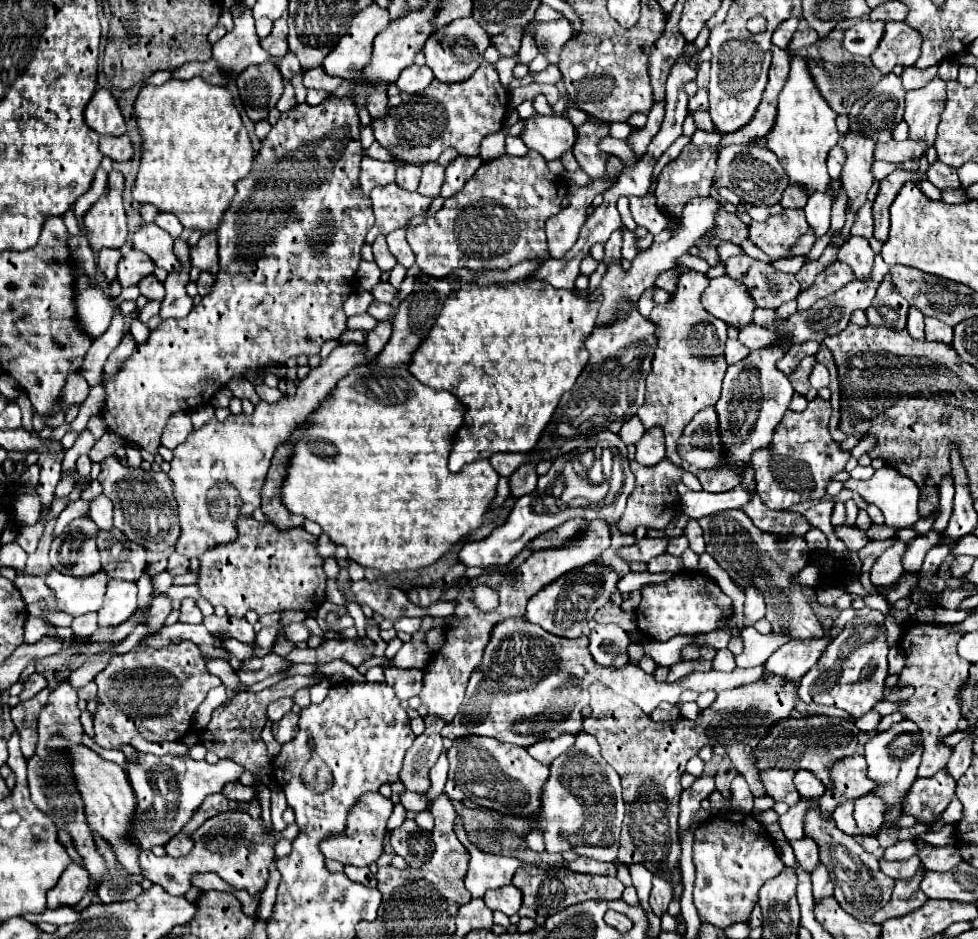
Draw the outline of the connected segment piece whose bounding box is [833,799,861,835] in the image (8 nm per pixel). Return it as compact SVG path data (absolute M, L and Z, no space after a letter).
M847 799L841 805L837 805L833 811L833 819L835 819L837 827L843 829L845 833L861 835L861 831L855 827L855 821L853 821L853 799Z

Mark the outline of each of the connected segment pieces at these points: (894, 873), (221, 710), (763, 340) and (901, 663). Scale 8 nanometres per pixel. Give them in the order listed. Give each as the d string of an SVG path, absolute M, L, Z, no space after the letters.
M909 857L905 861L893 861L893 863L887 863L883 859L879 859L881 863L881 871L889 877L893 877L895 881L901 881L901 879L913 879L913 875L917 873L917 867L921 867L921 861L919 857Z
M313 675L287 677L287 679L279 681L277 685L263 689L261 693L245 693L245 691L237 693L235 699L231 701L231 705L217 707L213 711L213 717L211 717L209 725L203 729L199 743L205 745L209 751L213 751L219 759L231 759L231 761L239 763L243 769L257 773L259 769L263 769L271 763L271 759L267 757L267 747L261 739L261 731L267 725L267 721L261 721L261 719L265 719L267 705L279 697L293 697L295 691L305 689L305 687L313 687Z
M751 323L751 325L747 325L747 327L743 327L743 329L739 331L739 341L741 341L743 345L747 345L751 351L753 351L753 349L767 347L767 345L771 345L775 339L777 339L777 337L775 337L773 331L763 329L763 327L755 325L755 323Z
M891 647L888 653L888 676L898 674L905 666L905 652L901 647Z

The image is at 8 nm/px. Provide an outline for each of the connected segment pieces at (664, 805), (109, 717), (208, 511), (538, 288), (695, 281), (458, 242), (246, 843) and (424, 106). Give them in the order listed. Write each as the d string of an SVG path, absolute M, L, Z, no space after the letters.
M765 675L761 683L745 685L733 691L723 691L717 695L711 707L699 713L695 721L679 719L679 723L653 723L629 699L613 695L609 687L591 687L591 717L583 721L583 729L597 737L605 761L621 775L623 799L625 799L625 823L621 831L619 861L639 861L653 875L661 875L675 883L675 897L681 897L683 885L679 877L679 855L681 845L677 837L677 815L679 815L679 795L683 791L679 777L685 773L687 761L697 755L705 745L721 743L727 757L733 761L735 769L743 773L753 795L765 795L761 787L759 771L753 763L751 749L757 745L757 737L765 735L767 729L793 713L793 689L787 693L777 691L777 685L785 681L775 675Z
M173 643L161 649L153 647L135 647L127 655L113 657L111 663L95 675L95 683L99 687L97 699L99 707L95 713L95 737L93 741L105 749L121 749L131 743L133 737L143 737L147 741L179 741L193 729L193 713L205 699L211 687L221 685L219 677L211 675L205 669L205 657L201 655L195 643Z
M365 343L335 347L329 357L321 361L317 369L311 369L299 383L295 397L283 397L279 403L272 404L261 401L251 417L241 413L229 415L223 423L213 419L201 429L191 431L187 441L175 447L169 479L173 481L181 521L181 535L175 543L177 553L193 559L203 555L209 547L237 537L235 519L239 515L251 515L261 503L261 489L275 447L281 445L289 437L289 431L329 395L349 369L367 363L365 351Z
M535 277L519 283L463 283L461 289L447 297L435 324L413 353L409 369L421 383L453 393L467 407L465 425L457 431L449 455L449 471L455 473L463 465L489 459L499 451L517 453L533 449L533 443L541 439L541 431L549 425L561 395L573 387L589 363L585 339L595 327L597 311L597 299L567 289L553 289Z
M687 271L677 281L677 291L665 305L655 305L649 319L657 325L657 349L653 357L653 369L647 377L647 393L645 403L639 407L637 415L643 421L645 429L663 427L665 431L665 447L667 457L675 465L683 465L683 459L677 455L675 443L681 439L683 429L701 409L715 405L721 393L721 381L727 369L723 353L707 353L707 351L723 351L727 339L727 325L709 315L705 307L701 307L701 293L705 291L709 277L705 273Z
M529 151L523 157L501 155L489 163L483 163L477 169L477 175L473 175L473 179L469 179L469 183L465 183L457 195L445 199L443 209L437 215L429 217L423 225L407 229L407 241L413 247L417 265L425 275L445 277L459 267L509 269L525 259L549 259L545 243L545 219L561 211L561 201L565 197L559 193L559 181L555 181L555 175L547 169L545 159L541 159L537 151Z
M233 809L221 813L219 817L207 819L195 833L193 833L193 849L191 853L173 859L173 857L155 857L151 851L141 853L141 867L145 879L151 883L159 883L171 895L185 895L191 887L191 877L197 873L219 873L223 881L227 881L233 889L243 889L249 895L263 893L267 879L269 879L269 865L275 859L275 843L283 839L283 833L265 831L263 819L253 819L247 811Z
M479 67L471 79L461 83L433 83L421 91L407 95L395 85L389 87L389 115L373 121L375 139L389 149L397 159L409 163L435 161L445 149L455 149L459 155L479 155L481 139L501 129L509 103L509 91L501 85L497 69Z

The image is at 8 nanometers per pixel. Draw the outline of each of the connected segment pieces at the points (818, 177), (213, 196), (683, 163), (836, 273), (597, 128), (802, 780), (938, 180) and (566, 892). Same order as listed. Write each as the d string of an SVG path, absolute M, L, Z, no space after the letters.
M805 57L791 59L791 71L783 91L779 93L777 105L777 119L769 137L769 149L781 159L783 169L789 175L791 183L805 183L807 191L827 191L831 184L831 177L827 173L827 153L839 141L839 131L835 127L835 111L829 109L823 95L817 91L813 75L809 75L809 65Z
M197 77L189 81L171 79L161 87L145 85L135 101L135 115L143 137L143 155L133 187L133 199L153 203L159 211L177 215L187 229L217 231L235 197L237 181L245 179L255 163L255 149L229 89L207 85Z
M689 143L683 153L671 161L659 175L657 179L657 189L655 189L655 197L657 197L657 205L665 211L671 211L675 217L681 217L683 205L693 199L693 197L701 197L701 195L709 195L709 187L713 183L713 171L715 171L715 163L717 163L717 149L713 147L695 147L693 143Z
M841 261L831 263L821 275L815 277L815 283L807 291L801 291L797 295L797 309L809 309L819 297L825 297L825 295L841 289L843 285L847 285L853 279L855 279L855 275L853 275L853 271L849 271L847 263L841 263Z
M589 117L583 125L577 127L577 141L573 145L573 155L579 167L591 179L607 179L607 163L611 155L599 149L601 139L605 137L609 137L609 123L601 123L593 117Z
M797 771L795 773L795 787L801 793L801 797L821 797L825 793L825 787L821 787L821 781L811 771Z
M939 159L935 163L931 163L929 171L927 171L927 179L937 187L937 189L945 189L945 187L953 187L959 189L961 181L957 177L957 169L953 167L945 167L945 163L941 163Z
M523 865L513 875L513 885L521 889L523 893L523 905L519 909L521 917L549 917L561 909L567 909L575 903L587 901L587 899L603 899L603 901L615 901L623 895L623 883L617 877L601 877L601 875L585 875L575 873L569 869L557 869L557 871L543 871L531 865Z

